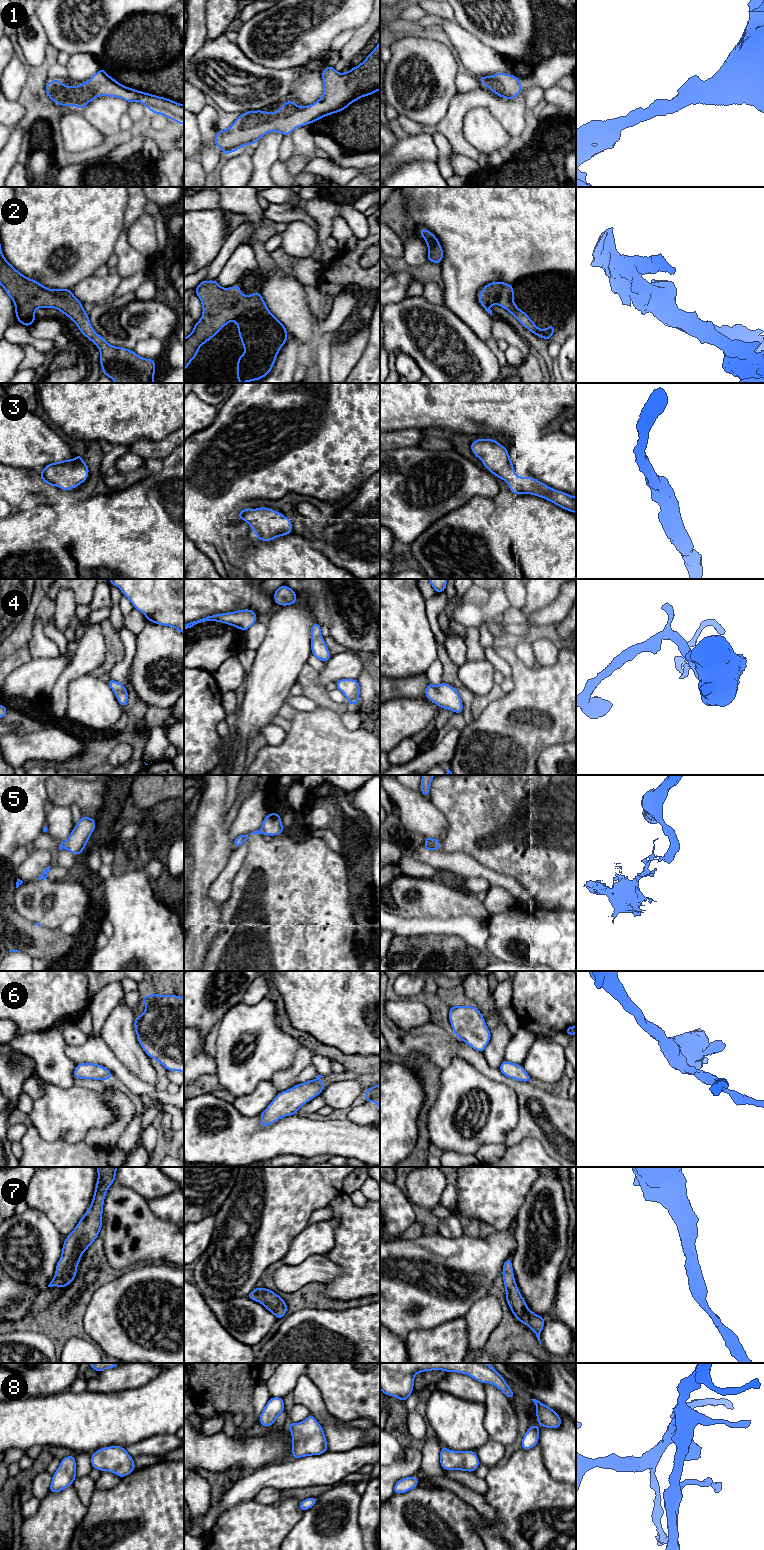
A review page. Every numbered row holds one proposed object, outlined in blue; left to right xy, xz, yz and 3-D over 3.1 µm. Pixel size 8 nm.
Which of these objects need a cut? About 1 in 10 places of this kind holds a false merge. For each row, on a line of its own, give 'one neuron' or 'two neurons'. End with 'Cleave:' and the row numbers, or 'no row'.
1: one neuron
2: one neuron
3: one neuron
4: one neuron
5: two neurons
6: one neuron
7: one neuron
8: one neuron
Cleave: 5

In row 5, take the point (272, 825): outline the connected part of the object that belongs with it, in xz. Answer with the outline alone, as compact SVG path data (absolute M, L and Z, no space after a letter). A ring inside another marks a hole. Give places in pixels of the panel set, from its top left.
M269 813L262 822L262 835L276 836L284 832L280 814Z

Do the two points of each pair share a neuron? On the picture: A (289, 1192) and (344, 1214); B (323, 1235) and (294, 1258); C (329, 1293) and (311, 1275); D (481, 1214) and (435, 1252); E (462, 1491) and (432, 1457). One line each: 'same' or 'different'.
A: different
B: same
C: different
D: different
E: same

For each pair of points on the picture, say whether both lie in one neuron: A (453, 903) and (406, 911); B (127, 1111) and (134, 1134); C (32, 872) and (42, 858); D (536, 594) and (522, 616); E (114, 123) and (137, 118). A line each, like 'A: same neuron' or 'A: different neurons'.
A: same neuron
B: different neurons
C: same neuron
D: same neuron
E: different neurons

